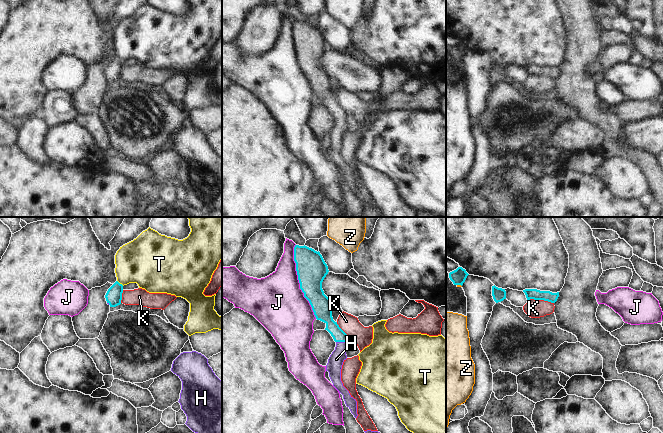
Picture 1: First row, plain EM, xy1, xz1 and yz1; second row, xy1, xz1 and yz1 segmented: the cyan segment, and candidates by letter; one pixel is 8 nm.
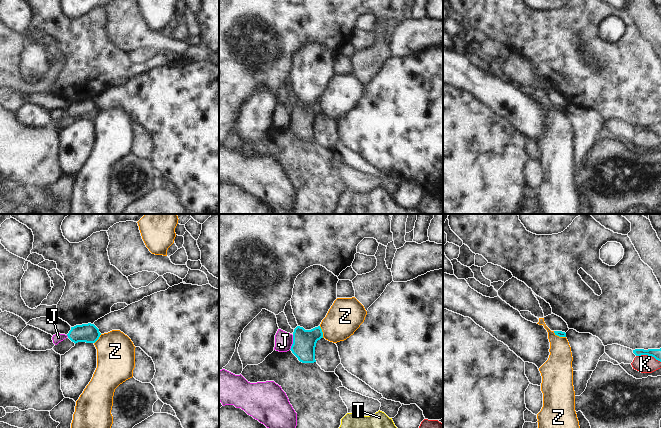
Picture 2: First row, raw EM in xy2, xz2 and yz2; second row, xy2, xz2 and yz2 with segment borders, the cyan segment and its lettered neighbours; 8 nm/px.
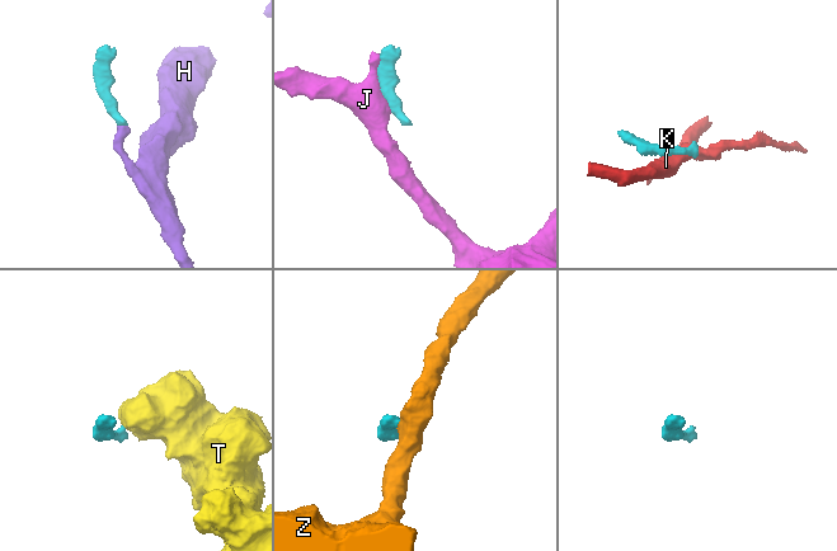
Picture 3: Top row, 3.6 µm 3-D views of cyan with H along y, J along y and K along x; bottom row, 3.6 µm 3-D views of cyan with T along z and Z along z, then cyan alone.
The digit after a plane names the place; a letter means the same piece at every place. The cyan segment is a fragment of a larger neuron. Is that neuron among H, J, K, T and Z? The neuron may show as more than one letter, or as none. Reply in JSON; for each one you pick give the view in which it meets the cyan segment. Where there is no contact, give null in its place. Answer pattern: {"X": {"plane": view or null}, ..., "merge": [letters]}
{"H": {"plane": "xz1"}, "merge": ["H"]}

